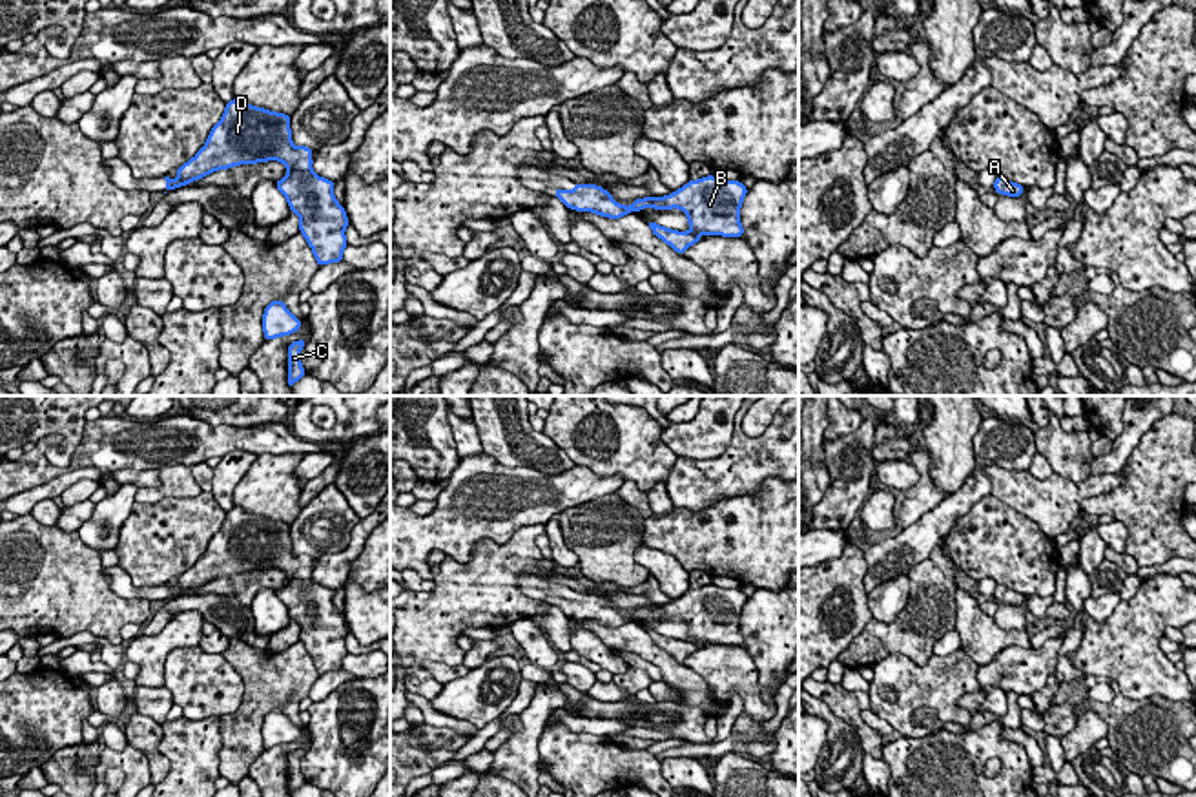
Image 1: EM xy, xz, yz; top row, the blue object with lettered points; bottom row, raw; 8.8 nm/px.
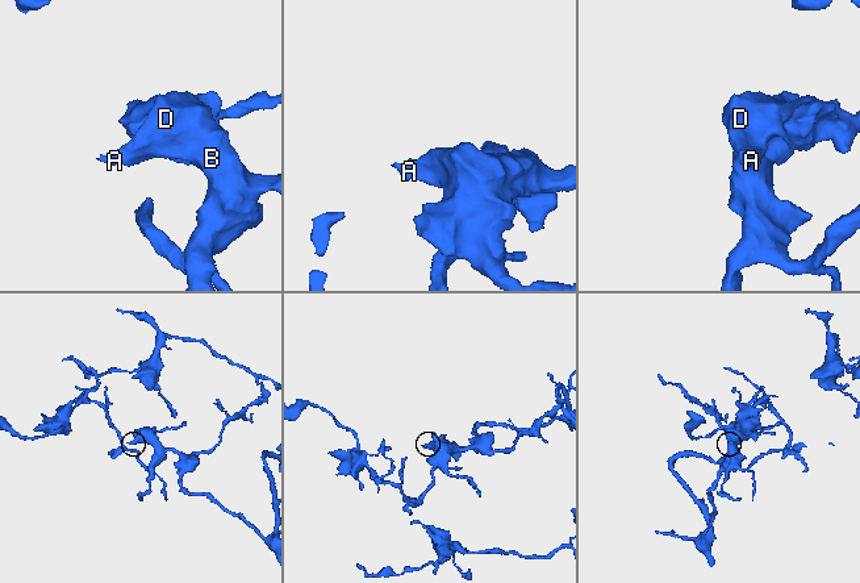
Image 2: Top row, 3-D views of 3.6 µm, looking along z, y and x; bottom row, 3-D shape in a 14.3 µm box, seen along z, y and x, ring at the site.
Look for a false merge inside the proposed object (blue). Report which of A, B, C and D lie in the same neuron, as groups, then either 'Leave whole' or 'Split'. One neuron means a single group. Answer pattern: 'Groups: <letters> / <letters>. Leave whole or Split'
Groups: A B C D. Leave whole

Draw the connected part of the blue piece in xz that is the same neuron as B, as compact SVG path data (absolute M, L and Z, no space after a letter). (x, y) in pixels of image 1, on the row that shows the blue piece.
M713 175L698 181L689 181L680 190L665 197L644 197L633 201L631 206L618 204L607 190L594 184L578 184L574 190L558 190L554 195L569 208L576 212L593 212L602 217L620 219L627 213L642 212L645 206L658 210L682 210L689 219L689 232L676 232L647 221L653 233L667 243L680 255L698 243L702 233L742 237L744 228L740 224L740 206L748 193L748 188L738 181L720 181Z

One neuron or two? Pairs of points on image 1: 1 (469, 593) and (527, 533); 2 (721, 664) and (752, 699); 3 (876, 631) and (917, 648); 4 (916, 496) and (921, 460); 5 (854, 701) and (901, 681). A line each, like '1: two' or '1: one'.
1: one
2: one
3: one
4: one
5: two

